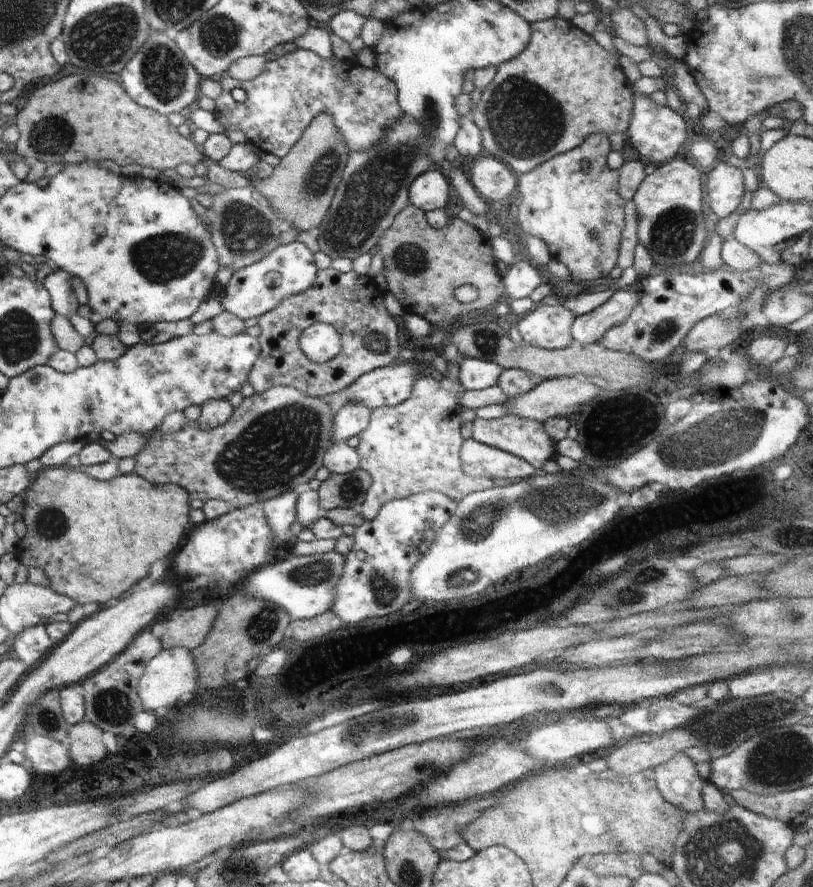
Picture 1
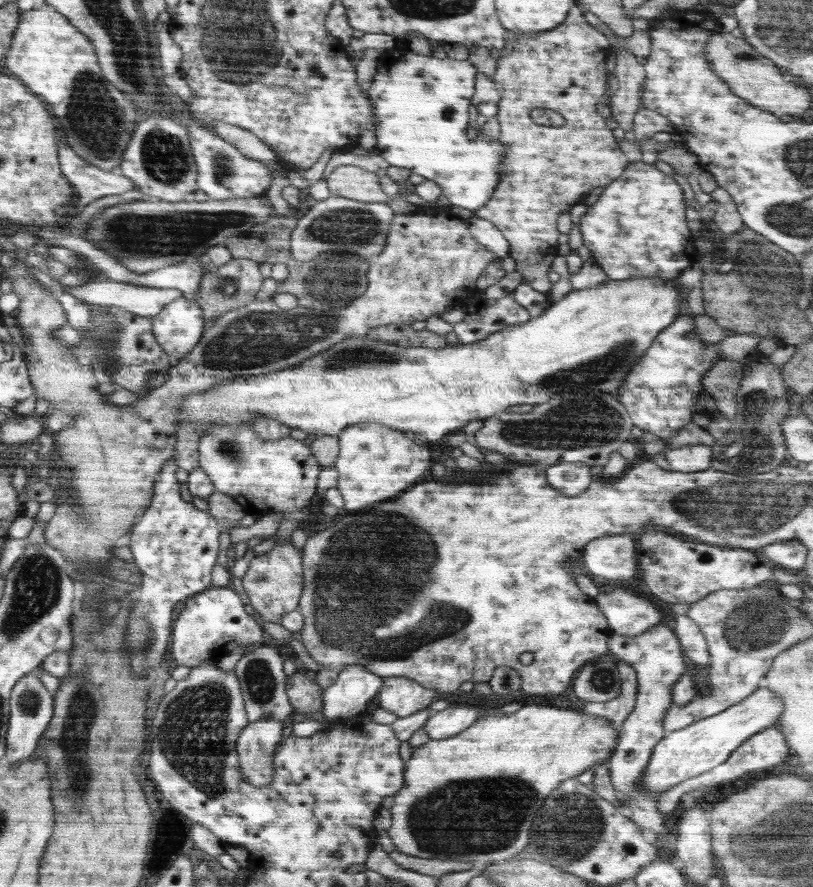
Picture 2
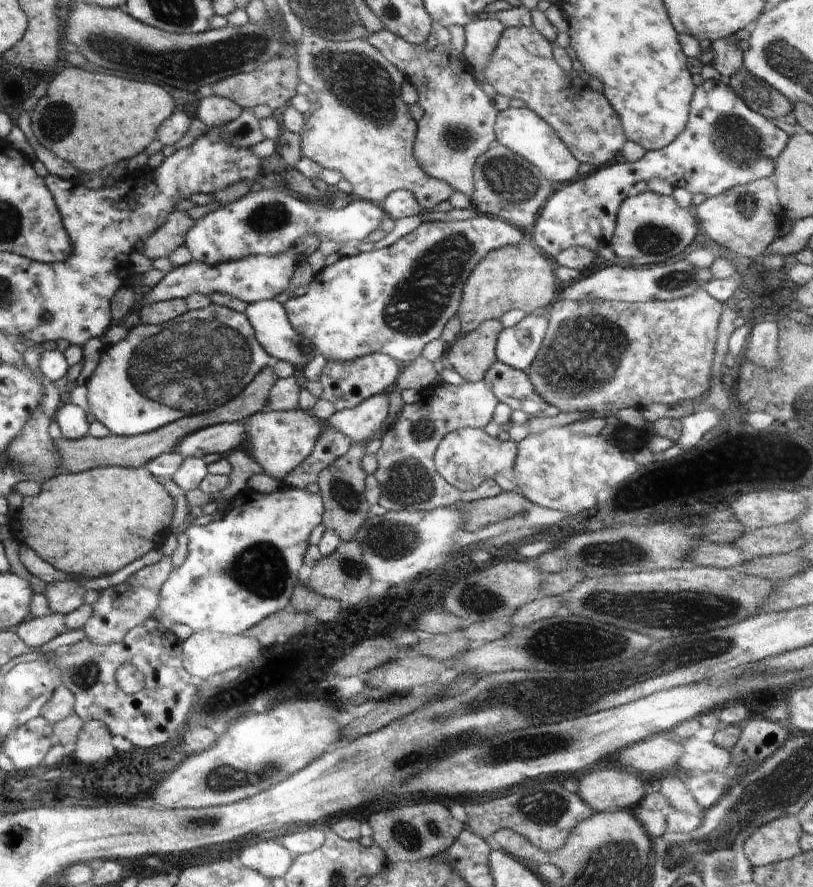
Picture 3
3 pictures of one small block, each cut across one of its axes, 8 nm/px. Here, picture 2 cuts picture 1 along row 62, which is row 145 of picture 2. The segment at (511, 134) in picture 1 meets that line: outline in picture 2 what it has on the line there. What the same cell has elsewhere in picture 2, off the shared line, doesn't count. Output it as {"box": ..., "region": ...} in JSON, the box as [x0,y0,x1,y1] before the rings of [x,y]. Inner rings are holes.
{"box":[474,4,629,294],"region":[[[572,4],[564,22],[555,29],[533,37],[518,35],[512,50],[497,60],[496,72],[491,77],[500,90],[495,119],[499,123],[497,140],[505,146],[505,159],[501,162],[502,175],[492,198],[474,212],[500,229],[509,242],[509,254],[517,263],[516,270],[522,273],[528,286],[540,293],[548,294],[553,286],[548,279],[548,271],[552,270],[555,257],[560,256],[556,249],[560,236],[557,229],[559,214],[570,214],[575,203],[583,202],[590,190],[608,186],[629,165],[626,155],[614,139],[612,129],[606,126],[606,119],[596,110],[598,100],[609,88],[605,64],[612,50],[608,37],[585,20],[585,11],[583,5]],[[538,109],[555,110],[564,117],[564,124],[536,124],[531,120],[531,112]]]}

